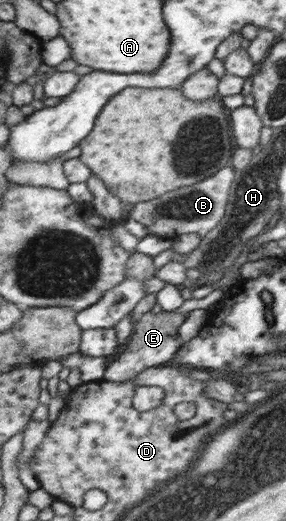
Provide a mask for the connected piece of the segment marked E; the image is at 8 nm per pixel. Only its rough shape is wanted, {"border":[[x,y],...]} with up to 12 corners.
{"border":[[144,313],[104,380],[172,364],[186,314]]}

